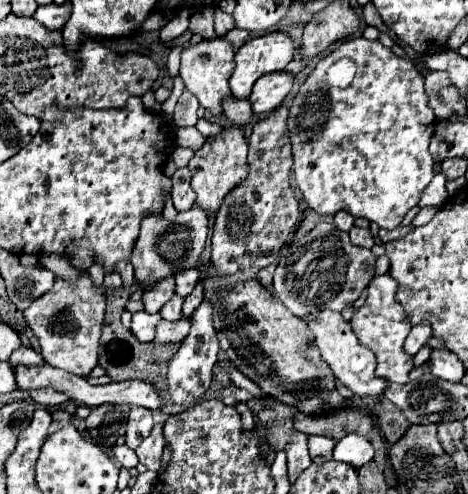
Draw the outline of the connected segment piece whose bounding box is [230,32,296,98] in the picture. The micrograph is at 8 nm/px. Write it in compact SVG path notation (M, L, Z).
M272 32L248 40L236 52L236 70L230 90L238 98L248 98L254 82L270 72L280 72L294 58L294 42L284 32Z

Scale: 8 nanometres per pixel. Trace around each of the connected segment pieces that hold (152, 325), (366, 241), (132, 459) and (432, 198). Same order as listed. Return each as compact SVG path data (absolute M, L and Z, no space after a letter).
M136 312L132 314L132 334L140 340L140 342L152 342L154 334L156 334L156 324L162 320L162 316L156 314L148 314L148 312Z
M352 228L350 230L350 240L352 244L358 247L365 247L371 249L374 246L374 240L372 240L372 234L368 228Z
M114 446L114 456L116 456L118 464L124 466L124 468L128 468L128 470L138 466L138 458L136 458L134 450L130 450L128 446Z
M436 174L434 180L426 186L426 190L420 196L418 206L434 206L434 208L442 208L448 200L448 192L446 192L446 176L444 174Z

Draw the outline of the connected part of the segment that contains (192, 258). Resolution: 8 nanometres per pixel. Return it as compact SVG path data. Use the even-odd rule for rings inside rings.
M202 208L178 212L174 220L166 220L162 216L144 216L144 224L140 226L140 236L132 248L130 258L136 280L148 288L164 280L166 276L194 268L204 250L206 236L208 236L208 214Z

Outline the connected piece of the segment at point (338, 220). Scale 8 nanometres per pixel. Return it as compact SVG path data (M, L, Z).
M338 212L336 216L334 216L334 224L340 228L340 230L350 230L352 226L354 226L354 216L352 214L348 214L348 212Z

